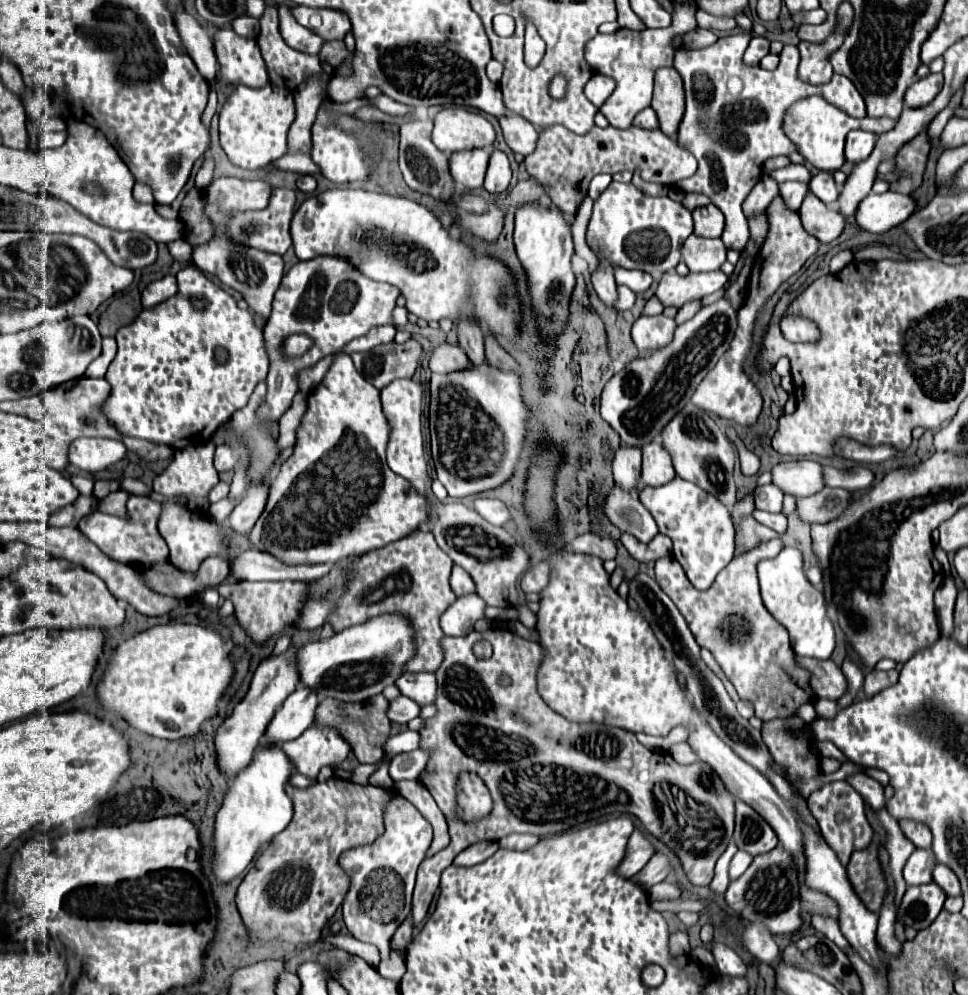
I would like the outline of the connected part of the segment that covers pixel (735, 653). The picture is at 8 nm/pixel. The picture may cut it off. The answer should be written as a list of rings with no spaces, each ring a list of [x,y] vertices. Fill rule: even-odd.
[[[771,539],[741,555],[735,555],[731,563],[717,575],[709,591],[697,591],[675,559],[663,557],[655,563],[657,583],[685,617],[699,647],[707,647],[713,653],[719,667],[737,689],[741,701],[753,705],[755,717],[761,721],[791,717],[803,703],[813,703],[817,699],[811,687],[811,673],[801,667],[793,655],[789,633],[767,611],[759,595],[755,567],[761,559],[775,557],[781,547],[781,539]],[[785,673],[787,681],[781,681],[781,675]]]

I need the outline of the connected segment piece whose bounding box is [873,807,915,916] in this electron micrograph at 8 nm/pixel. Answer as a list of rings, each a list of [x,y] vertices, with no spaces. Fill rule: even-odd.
[[[883,807],[879,811],[873,811],[873,813],[875,813],[875,817],[879,819],[879,823],[885,829],[885,849],[887,849],[887,853],[891,857],[889,867],[891,867],[891,875],[895,879],[896,894],[894,901],[896,913],[899,916],[899,906],[905,894],[905,889],[907,889],[901,871],[903,871],[903,865],[909,859],[909,855],[915,851],[915,845],[905,837],[905,833],[899,827],[899,821],[887,811],[887,807]]]

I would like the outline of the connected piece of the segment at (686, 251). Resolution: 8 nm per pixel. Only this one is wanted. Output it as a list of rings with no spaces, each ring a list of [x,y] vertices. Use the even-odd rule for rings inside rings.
[[[691,235],[681,251],[691,273],[719,271],[727,259],[727,247],[721,239],[705,239],[699,235]]]

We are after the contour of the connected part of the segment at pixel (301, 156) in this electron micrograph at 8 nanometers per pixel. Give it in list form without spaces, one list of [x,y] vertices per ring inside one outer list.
[[[289,139],[289,149],[291,149],[291,153],[285,155],[285,159],[277,159],[277,161],[269,163],[269,167],[281,169],[281,171],[293,171],[299,175],[321,173],[321,169],[309,159],[309,141],[307,139],[301,139],[301,141]]]

